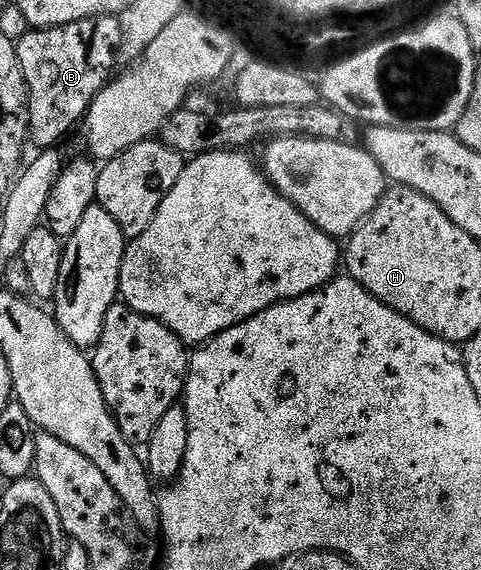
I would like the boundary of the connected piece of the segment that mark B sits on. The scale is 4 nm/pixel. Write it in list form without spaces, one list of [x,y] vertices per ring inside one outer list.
[[[93,16],[92,18],[84,18],[80,22],[72,22],[65,24],[59,28],[35,28],[28,34],[24,34],[24,38],[20,38],[16,42],[18,49],[18,61],[20,62],[20,70],[24,74],[24,82],[27,86],[27,107],[29,108],[29,143],[38,150],[50,150],[73,130],[74,127],[83,123],[86,111],[89,110],[91,102],[96,98],[96,94],[100,89],[105,88],[108,83],[108,77],[115,71],[114,63],[119,63],[121,50],[121,22],[118,16]]]

